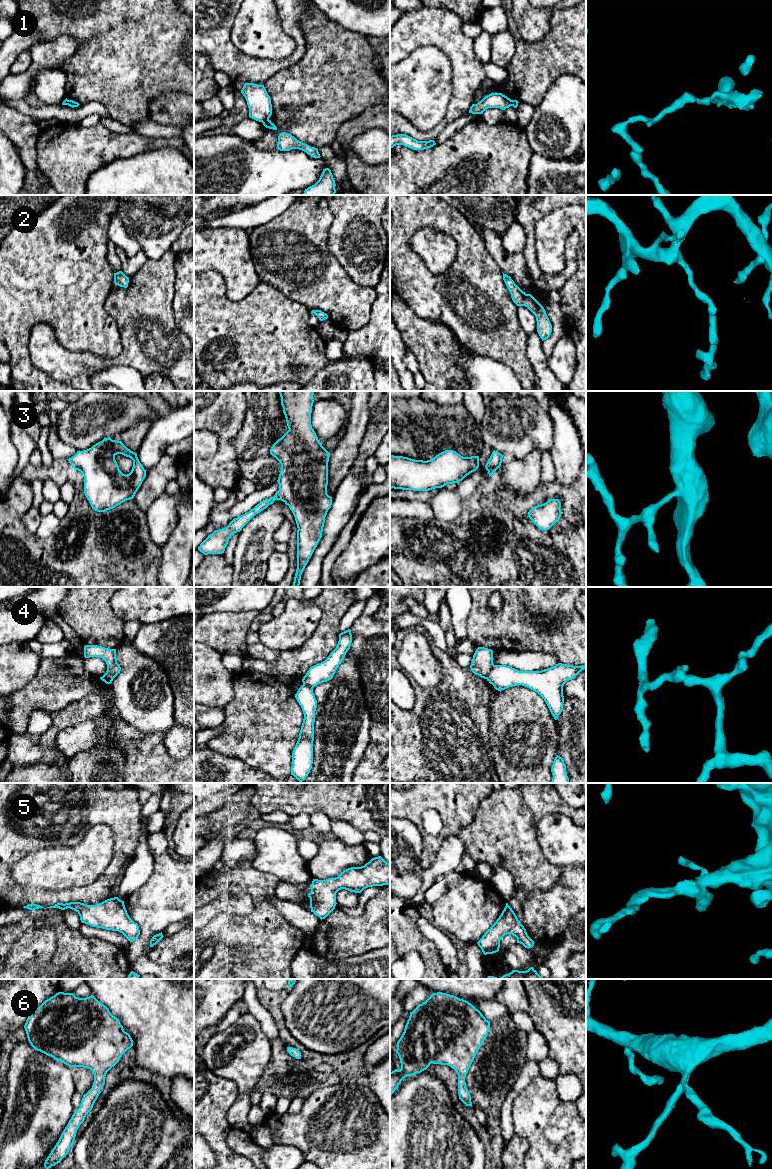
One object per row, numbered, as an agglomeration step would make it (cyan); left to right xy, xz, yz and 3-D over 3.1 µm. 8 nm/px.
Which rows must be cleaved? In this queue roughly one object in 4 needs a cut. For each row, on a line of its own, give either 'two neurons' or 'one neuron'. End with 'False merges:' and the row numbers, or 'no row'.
1: two neurons
2: one neuron
3: one neuron
4: two neurons
5: one neuron
6: one neuron
False merges: 1, 4

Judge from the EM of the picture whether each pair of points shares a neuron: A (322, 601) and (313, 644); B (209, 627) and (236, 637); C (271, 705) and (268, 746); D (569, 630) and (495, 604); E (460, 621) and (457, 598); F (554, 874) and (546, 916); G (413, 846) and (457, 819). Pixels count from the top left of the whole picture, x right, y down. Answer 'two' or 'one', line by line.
A: one
B: one
C: one
D: two
E: one
F: two
G: two

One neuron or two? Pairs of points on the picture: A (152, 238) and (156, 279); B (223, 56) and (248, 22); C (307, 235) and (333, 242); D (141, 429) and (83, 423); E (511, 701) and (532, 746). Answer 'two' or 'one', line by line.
A: two
B: two
C: two
D: two
E: one

